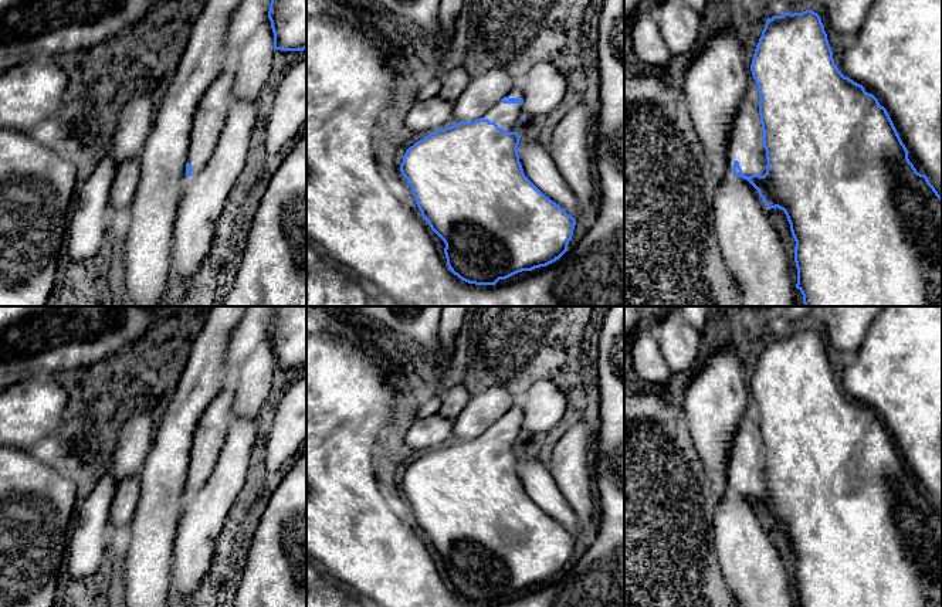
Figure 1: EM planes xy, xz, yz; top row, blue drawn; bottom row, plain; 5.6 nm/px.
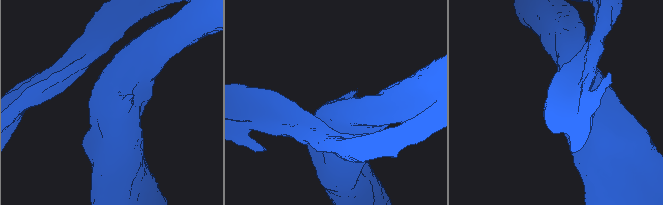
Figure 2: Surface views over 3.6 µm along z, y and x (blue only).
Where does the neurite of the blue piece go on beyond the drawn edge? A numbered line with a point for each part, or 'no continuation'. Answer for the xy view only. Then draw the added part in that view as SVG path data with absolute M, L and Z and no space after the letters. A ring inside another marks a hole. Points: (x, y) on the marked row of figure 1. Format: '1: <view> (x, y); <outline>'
1: xy (210, 117); M230 64L206 89L193 116L187 152L190 173L196 174L209 162L227 121L236 69Z

